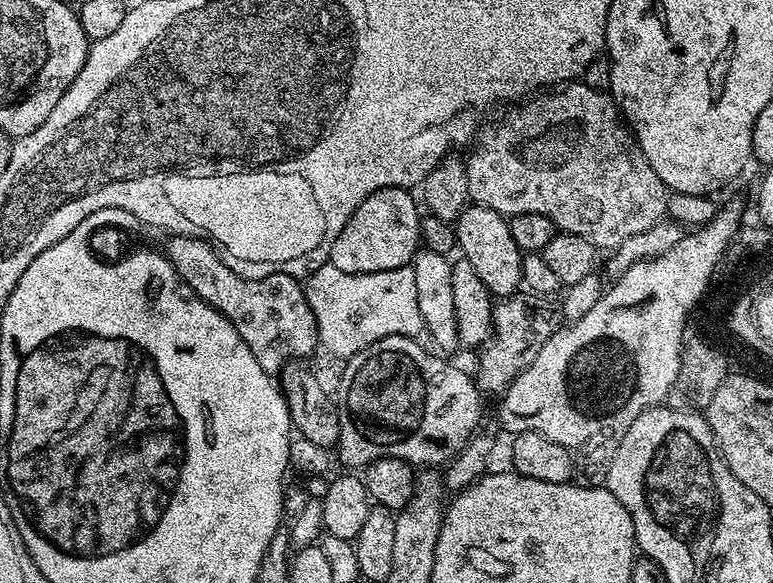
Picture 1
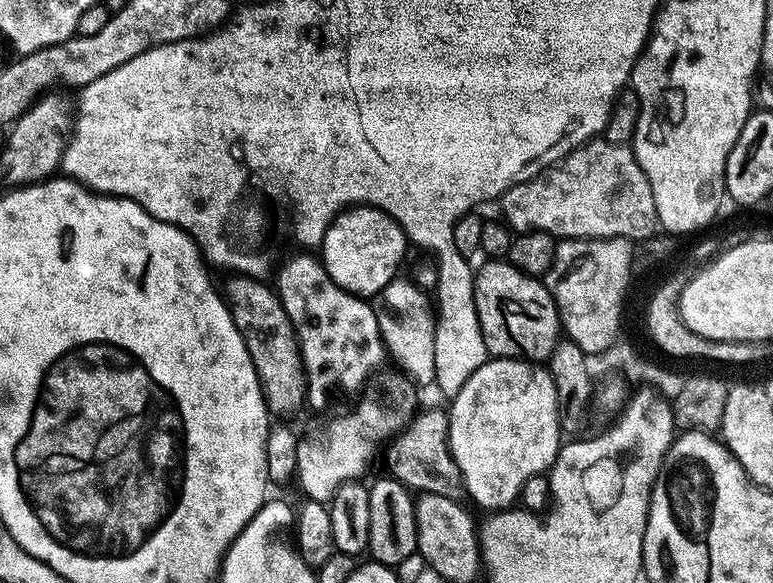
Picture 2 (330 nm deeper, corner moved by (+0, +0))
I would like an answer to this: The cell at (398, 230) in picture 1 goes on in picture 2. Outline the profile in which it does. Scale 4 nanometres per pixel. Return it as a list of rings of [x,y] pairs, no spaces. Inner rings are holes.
[[[349,206],[333,218],[318,252],[338,287],[352,296],[374,298],[391,280],[397,279],[396,271],[404,260],[404,251],[409,248],[408,237],[390,214],[371,206]]]

